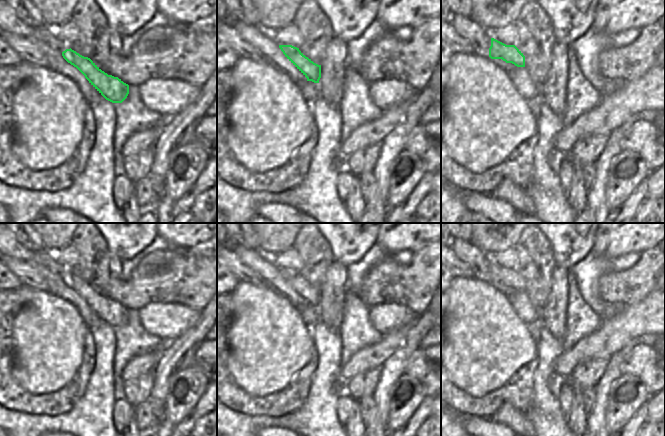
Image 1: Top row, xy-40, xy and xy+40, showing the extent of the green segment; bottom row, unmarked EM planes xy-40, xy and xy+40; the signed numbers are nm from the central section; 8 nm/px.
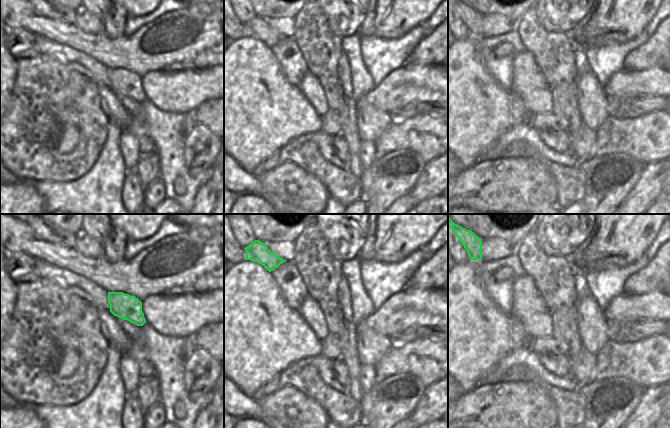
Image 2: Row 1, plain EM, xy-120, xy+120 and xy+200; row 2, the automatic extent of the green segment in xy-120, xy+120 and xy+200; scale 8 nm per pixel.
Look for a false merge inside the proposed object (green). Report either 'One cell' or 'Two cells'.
One cell.

